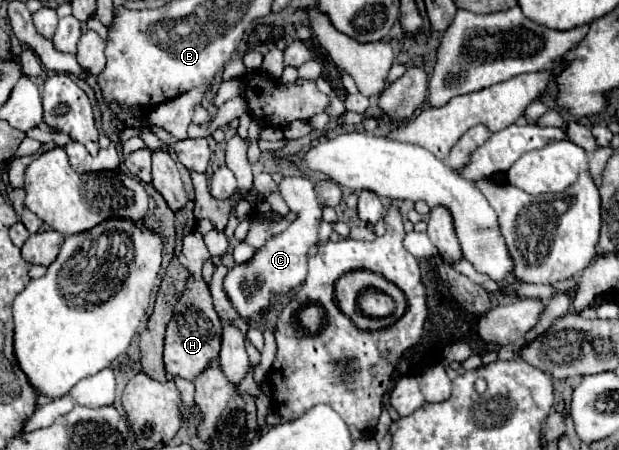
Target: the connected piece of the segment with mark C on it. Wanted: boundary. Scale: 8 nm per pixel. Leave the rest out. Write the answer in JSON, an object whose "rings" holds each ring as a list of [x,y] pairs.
{"rings":[[[284,177],[280,183],[280,193],[298,217],[290,223],[290,227],[278,237],[270,239],[262,249],[256,251],[252,261],[244,265],[236,265],[228,271],[224,279],[224,291],[232,303],[232,307],[240,313],[240,317],[248,317],[252,321],[260,321],[262,309],[268,309],[272,295],[294,291],[306,279],[306,261],[308,249],[318,243],[318,229],[322,223],[322,205],[316,199],[314,183],[306,177]]]}

